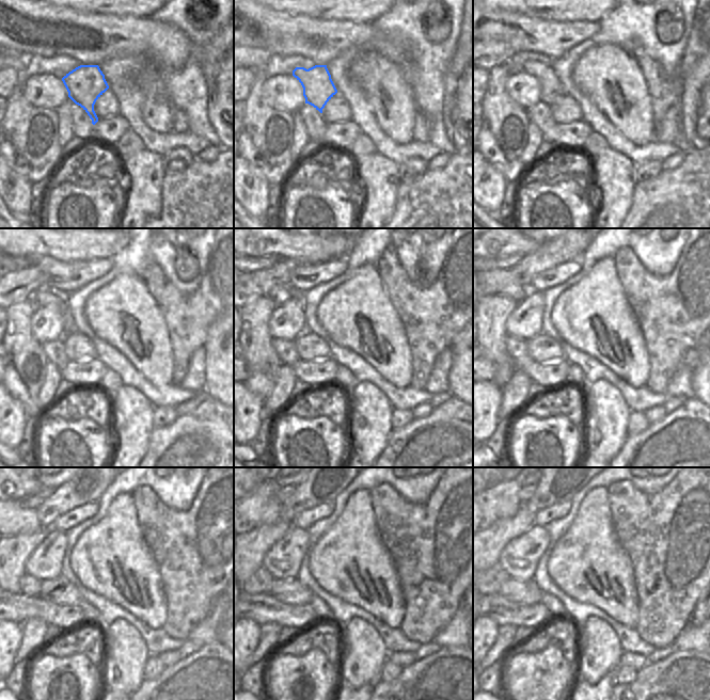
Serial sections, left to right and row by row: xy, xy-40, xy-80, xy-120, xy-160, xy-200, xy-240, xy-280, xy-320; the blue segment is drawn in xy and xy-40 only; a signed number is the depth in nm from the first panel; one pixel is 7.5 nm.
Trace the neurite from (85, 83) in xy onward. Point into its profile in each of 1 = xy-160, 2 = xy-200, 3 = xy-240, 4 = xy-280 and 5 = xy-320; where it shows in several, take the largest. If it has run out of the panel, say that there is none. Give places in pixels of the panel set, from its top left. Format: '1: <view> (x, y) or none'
1: xy-160 (280, 293)
2: xy-200 (494, 282)
3: xy-240 (16, 520)
4: xy-280 (261, 507)
5: xy-320 (501, 500)

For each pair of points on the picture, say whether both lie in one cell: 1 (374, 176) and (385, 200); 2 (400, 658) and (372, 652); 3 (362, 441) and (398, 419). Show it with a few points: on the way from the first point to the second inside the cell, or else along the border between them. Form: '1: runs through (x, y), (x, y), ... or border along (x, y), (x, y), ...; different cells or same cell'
1: runs through (379, 181), (380, 194); same cell
2: border along (389, 652), (385, 659); different cells
3: border along (393, 409), (391, 414), (392, 427); different cells

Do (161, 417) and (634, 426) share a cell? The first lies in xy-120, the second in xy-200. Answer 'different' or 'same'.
same

